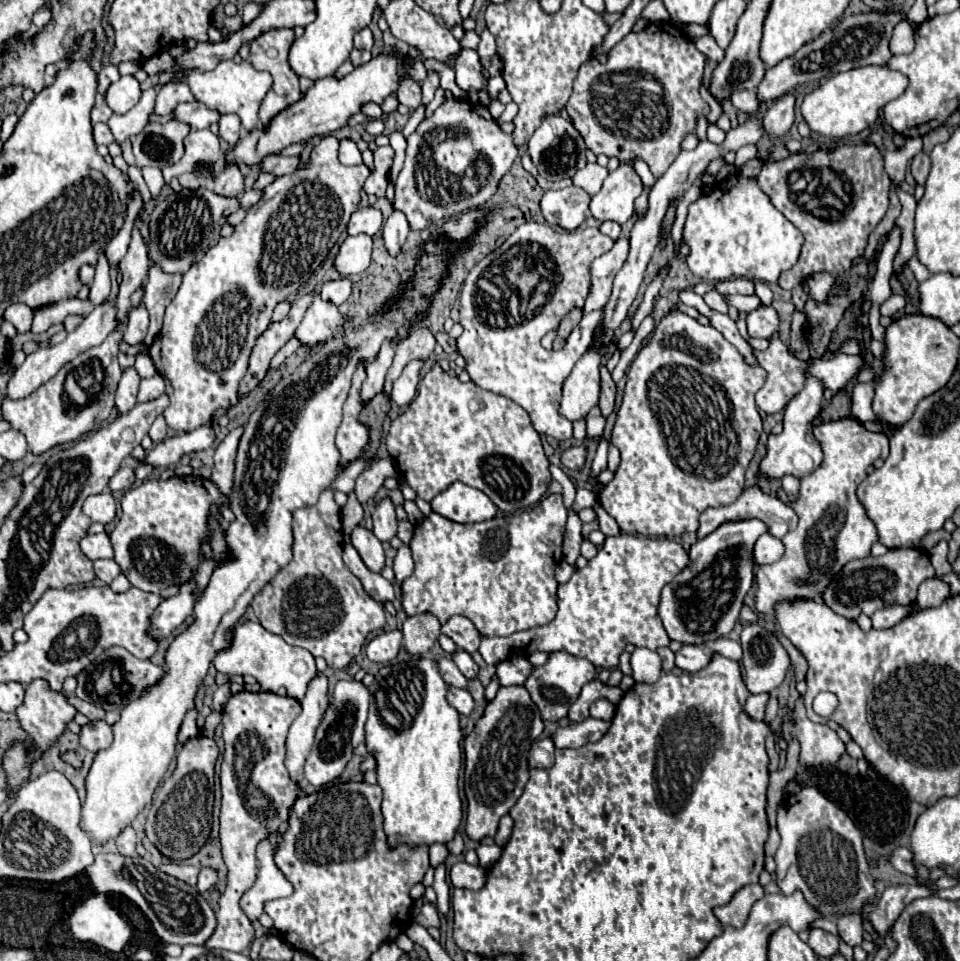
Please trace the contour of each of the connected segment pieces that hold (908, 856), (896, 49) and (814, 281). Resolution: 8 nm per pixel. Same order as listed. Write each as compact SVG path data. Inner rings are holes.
M898 848L898 850L894 850L890 862L892 862L892 866L896 870L900 870L900 872L904 872L908 876L914 876L914 878L918 876L918 866L912 860L912 850L910 848Z
M900 22L890 40L890 50L894 54L910 54L914 50L914 46L916 46L914 28L908 22Z
M818 272L818 274L812 274L808 280L808 286L810 286L810 296L814 300L826 300L828 298L828 292L830 292L830 286L834 284L834 276L832 274L826 274L826 272Z

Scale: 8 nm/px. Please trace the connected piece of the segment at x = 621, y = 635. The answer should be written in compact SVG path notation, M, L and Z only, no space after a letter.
M634 534L608 536L606 542L604 542L604 546L598 550L598 554L596 554L592 560L588 560L588 566L582 568L582 570L576 570L576 572L572 574L572 578L570 578L566 584L560 584L560 586L558 586L558 614L556 614L556 618L554 618L550 624L538 626L538 628L530 628L530 630L524 630L524 632L516 632L516 634L512 634L512 636L504 636L504 638L502 638L502 636L492 636L492 638L486 638L486 636L484 636L484 638L482 638L482 644L480 644L480 654L482 654L482 658L484 658L488 664L498 664L498 662L506 660L506 658L510 656L510 652L522 654L522 656L530 656L530 654L536 652L536 650L544 650L544 652L548 652L548 654L552 654L552 652L568 652L568 654L572 654L572 656L590 660L594 666L614 670L614 668L618 666L618 658L620 658L620 654L624 652L626 644L646 646L646 648L650 648L650 650L658 650L658 648L662 648L662 646L668 646L668 644L670 644L670 638L668 638L666 632L664 632L664 626L662 626L662 622L660 622L660 618L658 618L656 608L658 608L658 602L660 602L660 590L662 590L662 586L668 584L668 582L684 568L686 562L688 562L688 558L684 556L684 548L682 548L680 544L676 544L676 542L672 542L672 540L666 540L666 538L644 538L644 536L634 536Z

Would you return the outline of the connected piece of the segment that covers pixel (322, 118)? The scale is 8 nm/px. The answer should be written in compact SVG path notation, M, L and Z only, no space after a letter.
M384 52L376 58L372 58L368 64L354 68L354 72L344 76L342 80L336 80L334 76L316 80L316 84L306 94L302 94L302 98L296 104L290 104L288 108L284 108L284 112L278 112L266 126L246 132L234 144L234 148L224 152L224 164L236 164L236 166L244 164L244 166L252 168L252 166L260 164L266 156L276 154L290 144L328 136L330 132L346 126L348 118L352 114L360 112L360 104L364 104L364 102L382 104L384 98L388 98L392 92L398 90L398 82L404 76L406 76L406 68L400 64L400 58Z

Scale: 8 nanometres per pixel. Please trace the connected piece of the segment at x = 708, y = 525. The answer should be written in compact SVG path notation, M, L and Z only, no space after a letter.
M750 488L738 496L728 506L720 508L706 508L700 514L700 528L698 538L708 536L714 532L722 522L728 520L742 520L742 518L760 518L764 524L768 524L770 534L776 538L784 538L790 530L796 528L796 512L784 504L782 500L762 494L758 488Z

